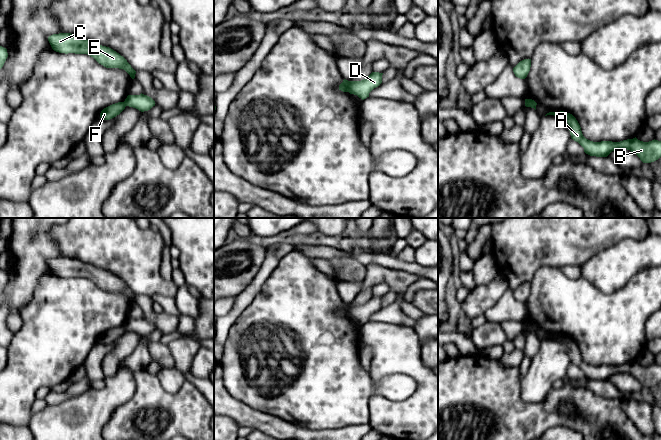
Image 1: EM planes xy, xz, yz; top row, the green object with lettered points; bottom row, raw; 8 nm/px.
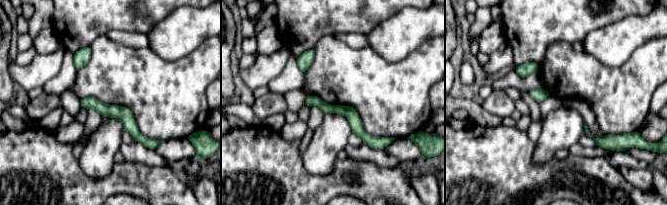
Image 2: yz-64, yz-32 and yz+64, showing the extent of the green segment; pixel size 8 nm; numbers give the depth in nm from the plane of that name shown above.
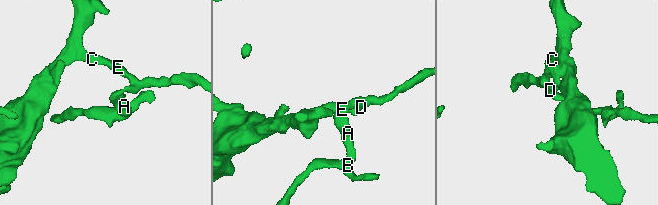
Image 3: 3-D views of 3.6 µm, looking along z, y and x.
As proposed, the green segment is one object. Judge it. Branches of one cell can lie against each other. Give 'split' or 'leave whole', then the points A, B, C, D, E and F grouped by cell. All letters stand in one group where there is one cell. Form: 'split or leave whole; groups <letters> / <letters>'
split; groups A B F / C D E

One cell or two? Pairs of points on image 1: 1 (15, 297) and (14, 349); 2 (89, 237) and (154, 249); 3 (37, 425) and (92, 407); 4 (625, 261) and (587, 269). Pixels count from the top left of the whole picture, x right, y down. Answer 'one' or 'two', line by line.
1: two
2: one
3: one
4: one

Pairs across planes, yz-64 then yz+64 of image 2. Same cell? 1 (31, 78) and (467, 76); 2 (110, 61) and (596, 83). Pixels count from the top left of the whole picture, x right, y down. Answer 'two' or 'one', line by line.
1: two
2: one

